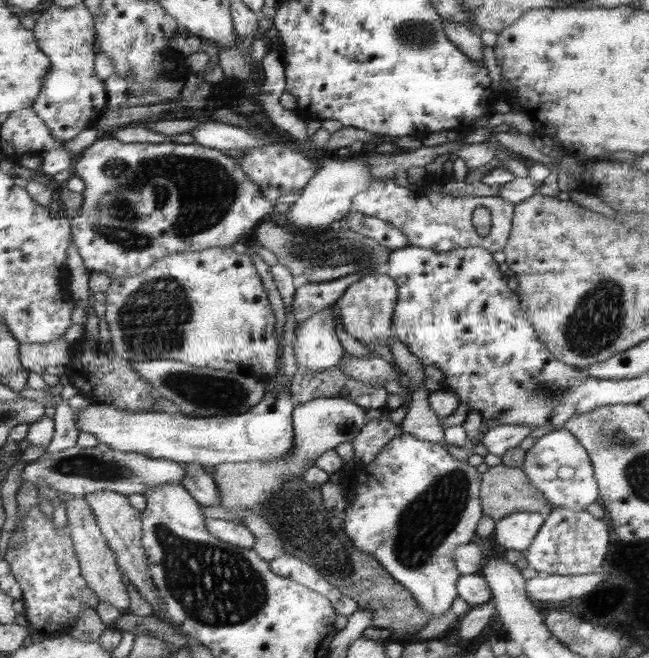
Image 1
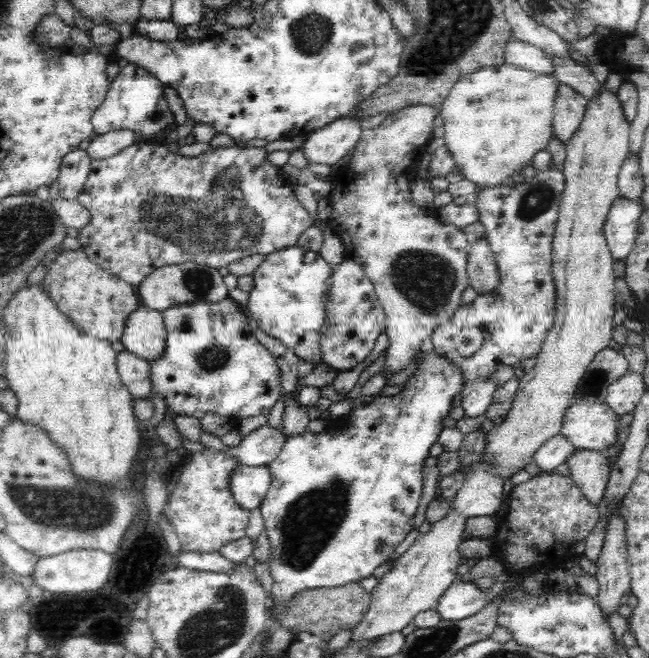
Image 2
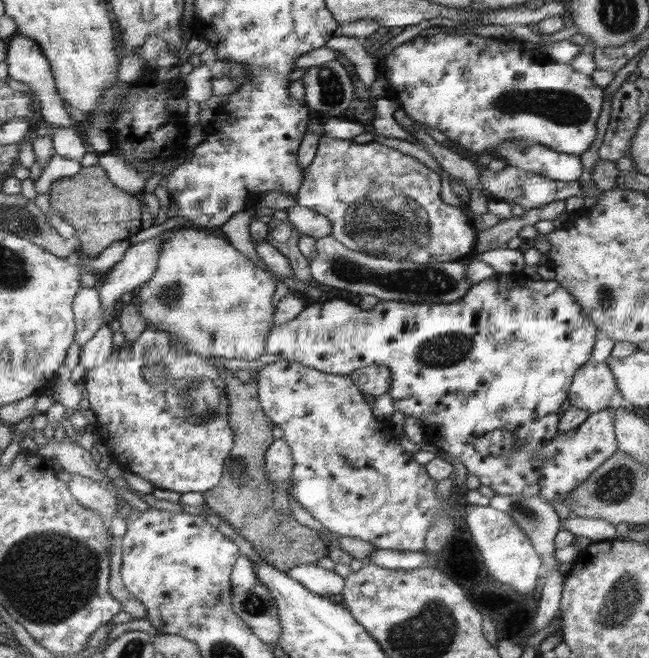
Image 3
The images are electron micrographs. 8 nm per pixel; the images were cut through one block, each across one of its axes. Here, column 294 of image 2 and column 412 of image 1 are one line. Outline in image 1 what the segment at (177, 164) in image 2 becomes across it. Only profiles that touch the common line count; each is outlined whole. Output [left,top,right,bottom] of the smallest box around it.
[351,178,514,252]

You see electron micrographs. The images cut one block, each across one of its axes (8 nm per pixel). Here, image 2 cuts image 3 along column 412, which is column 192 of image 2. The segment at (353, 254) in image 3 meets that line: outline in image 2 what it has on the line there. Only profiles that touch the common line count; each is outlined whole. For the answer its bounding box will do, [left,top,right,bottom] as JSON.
[137,261,230,312]

